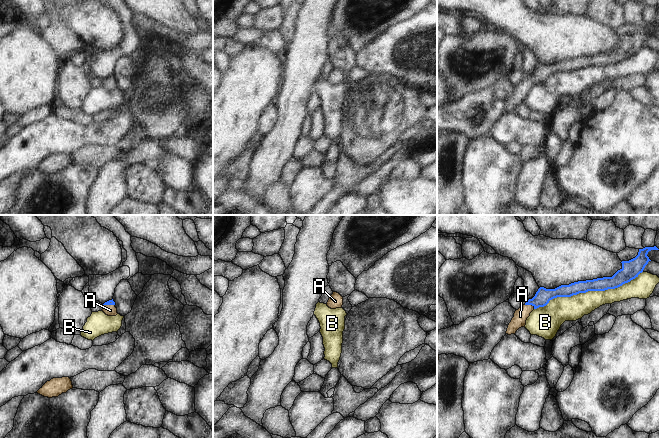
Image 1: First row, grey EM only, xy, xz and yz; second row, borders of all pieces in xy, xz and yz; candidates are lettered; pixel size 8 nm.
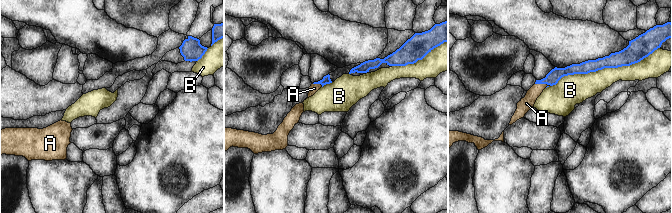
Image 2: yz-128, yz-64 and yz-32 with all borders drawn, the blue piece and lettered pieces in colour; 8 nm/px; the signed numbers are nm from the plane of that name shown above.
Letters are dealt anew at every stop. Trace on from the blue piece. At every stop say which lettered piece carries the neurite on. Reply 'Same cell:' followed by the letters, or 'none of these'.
Same cell: A

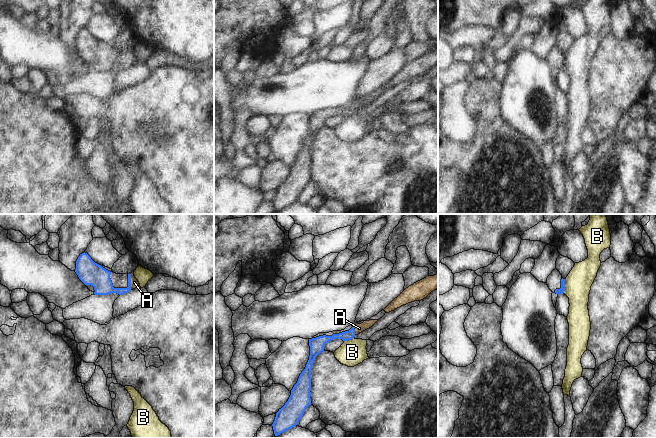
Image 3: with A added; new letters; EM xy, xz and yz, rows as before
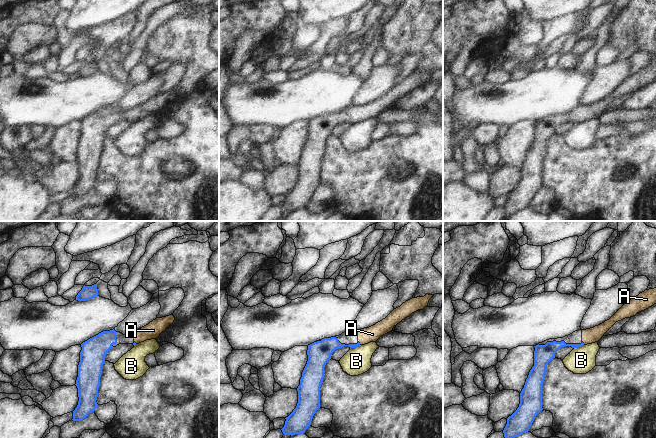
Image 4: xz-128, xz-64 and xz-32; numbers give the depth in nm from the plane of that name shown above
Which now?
Same cell: A

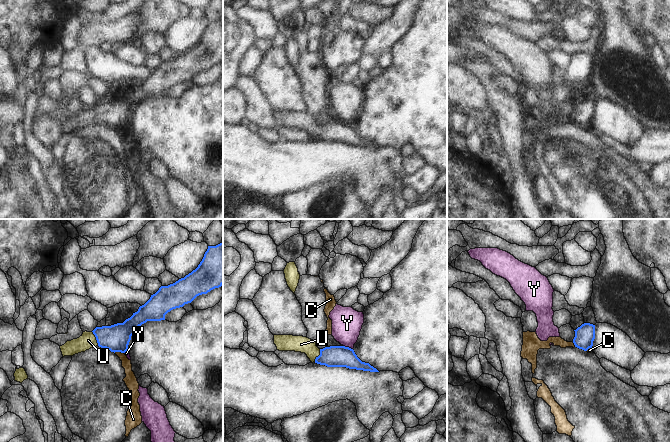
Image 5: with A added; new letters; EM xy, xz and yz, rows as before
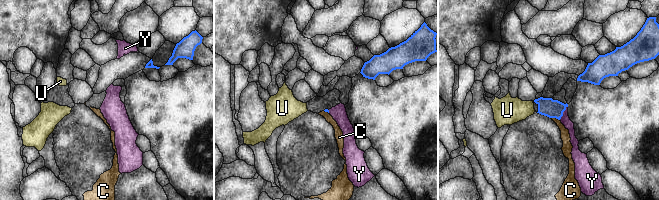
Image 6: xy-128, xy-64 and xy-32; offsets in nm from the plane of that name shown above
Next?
Same cell: U

